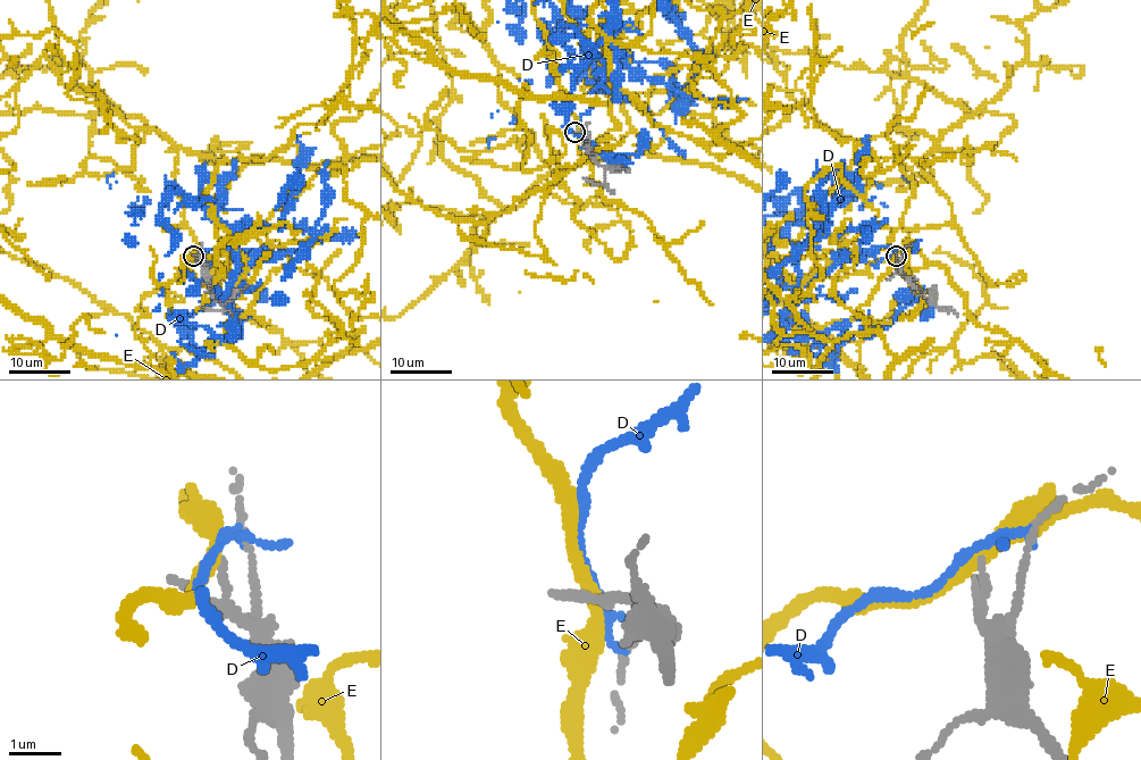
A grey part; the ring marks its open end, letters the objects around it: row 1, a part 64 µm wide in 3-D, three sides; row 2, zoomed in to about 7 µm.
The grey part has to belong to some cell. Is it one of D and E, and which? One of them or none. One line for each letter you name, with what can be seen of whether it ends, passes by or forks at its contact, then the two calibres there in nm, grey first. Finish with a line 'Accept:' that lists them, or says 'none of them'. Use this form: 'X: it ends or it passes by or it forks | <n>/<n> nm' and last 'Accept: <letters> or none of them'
Accept: none of them

